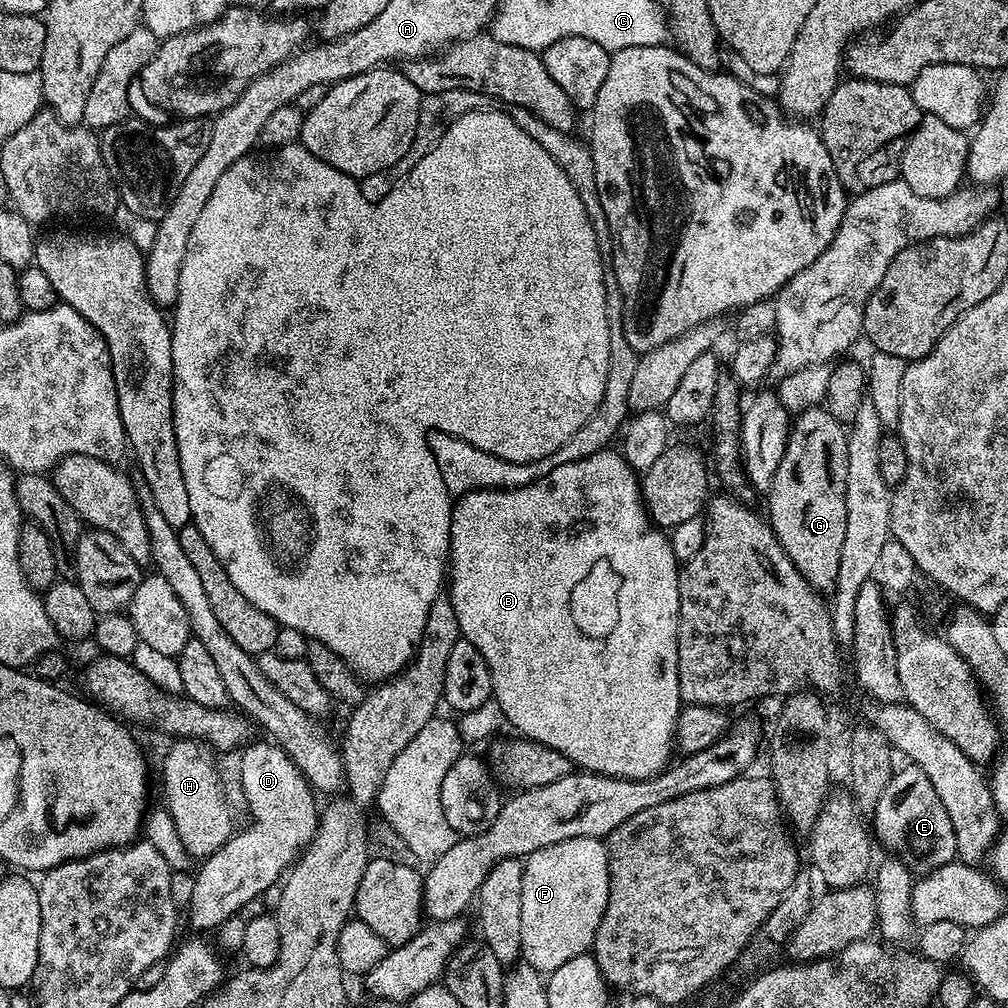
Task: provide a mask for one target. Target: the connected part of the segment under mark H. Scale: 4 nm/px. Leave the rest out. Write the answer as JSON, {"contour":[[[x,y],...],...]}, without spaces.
{"contour":[[[176,738],[171,741],[164,756],[164,800],[174,827],[186,846],[189,857],[207,858],[234,835],[232,812],[228,809],[228,796],[224,793],[224,780],[216,765],[217,753],[211,744],[191,738]]]}

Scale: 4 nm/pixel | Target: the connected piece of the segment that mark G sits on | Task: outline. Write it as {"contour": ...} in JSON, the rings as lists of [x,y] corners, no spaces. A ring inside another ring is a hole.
{"contour":[[[817,406],[804,409],[791,421],[786,454],[782,454],[782,462],[778,465],[774,482],[766,494],[766,519],[772,525],[772,532],[778,538],[782,550],[786,550],[786,554],[802,574],[802,578],[806,578],[808,585],[821,594],[835,589],[842,544],[845,541],[847,440],[845,425],[837,422],[827,408]]]}

